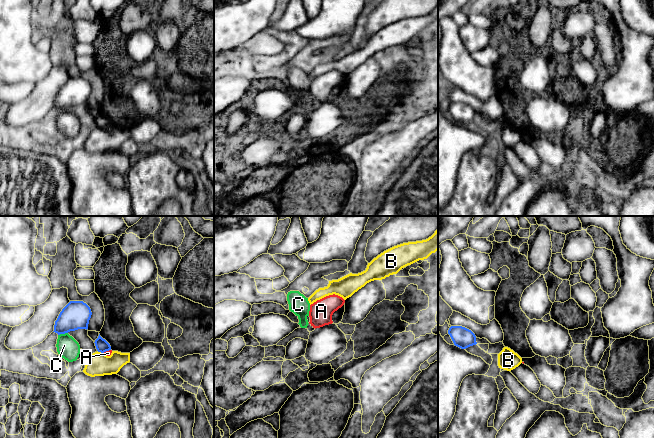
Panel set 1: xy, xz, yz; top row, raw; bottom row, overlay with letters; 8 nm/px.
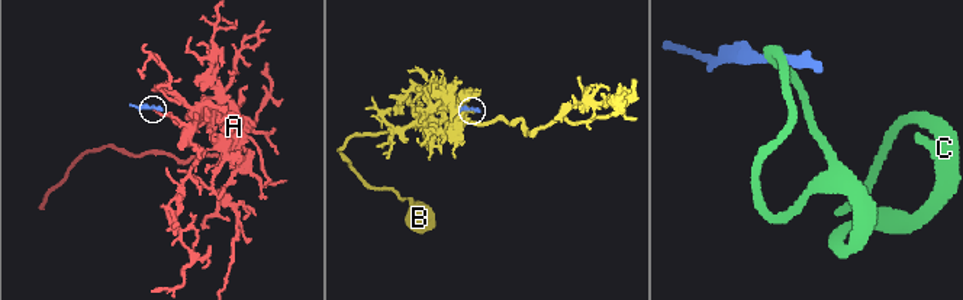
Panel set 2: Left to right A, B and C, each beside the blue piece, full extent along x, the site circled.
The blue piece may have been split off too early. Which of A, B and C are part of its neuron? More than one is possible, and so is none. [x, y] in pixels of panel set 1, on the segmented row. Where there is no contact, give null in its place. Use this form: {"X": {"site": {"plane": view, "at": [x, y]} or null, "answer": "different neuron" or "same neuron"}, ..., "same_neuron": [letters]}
{"A": {"site": {"plane": "xy", "at": [106, 350]}, "answer": "different neuron"}, "B": {"site": {"plane": "xy", "at": [100, 351]}, "answer": "different neuron"}, "C": {"site": {"plane": "xy", "at": [62, 333]}, "answer": "different neuron"}, "same_neuron": []}

